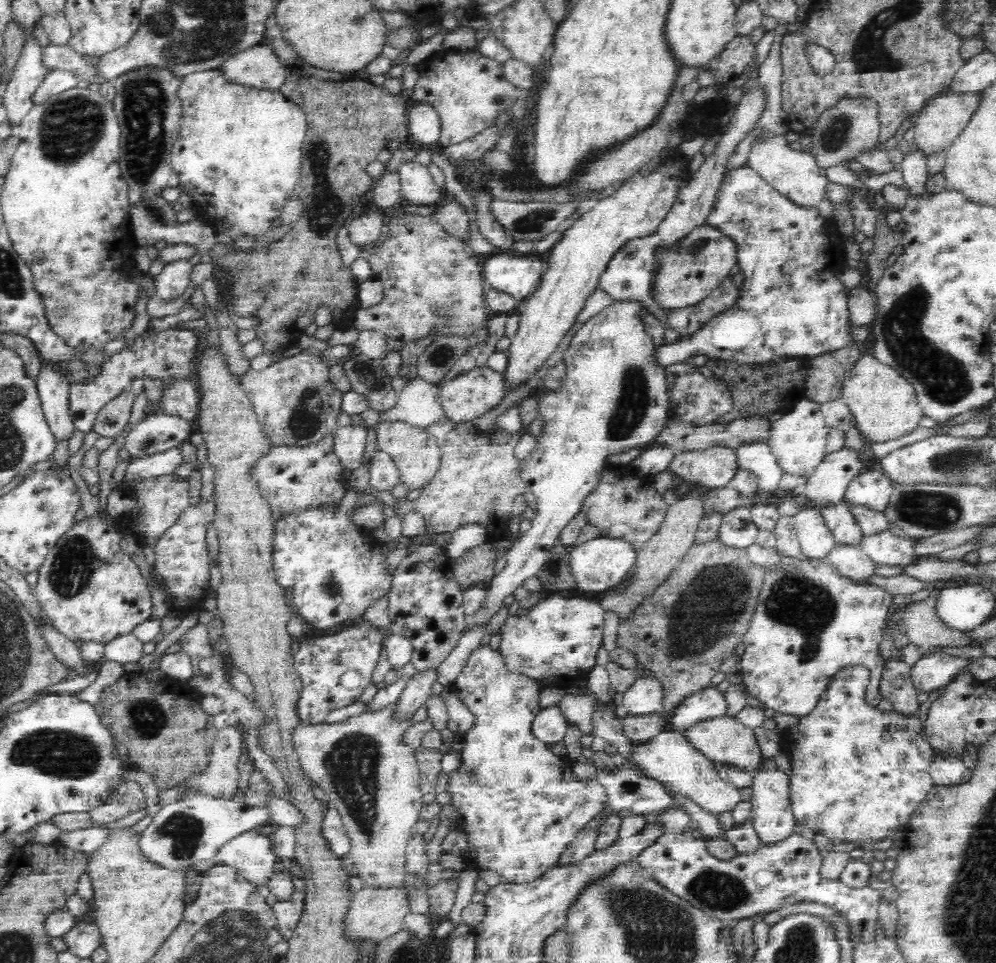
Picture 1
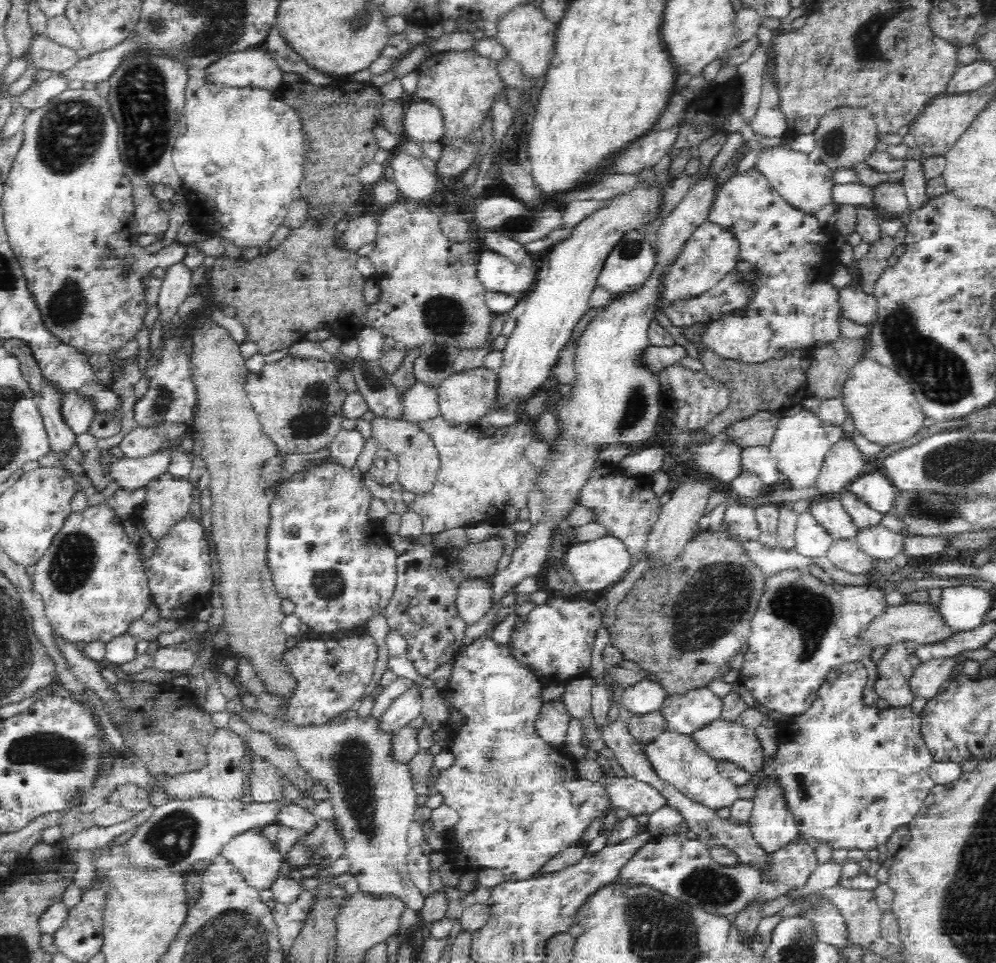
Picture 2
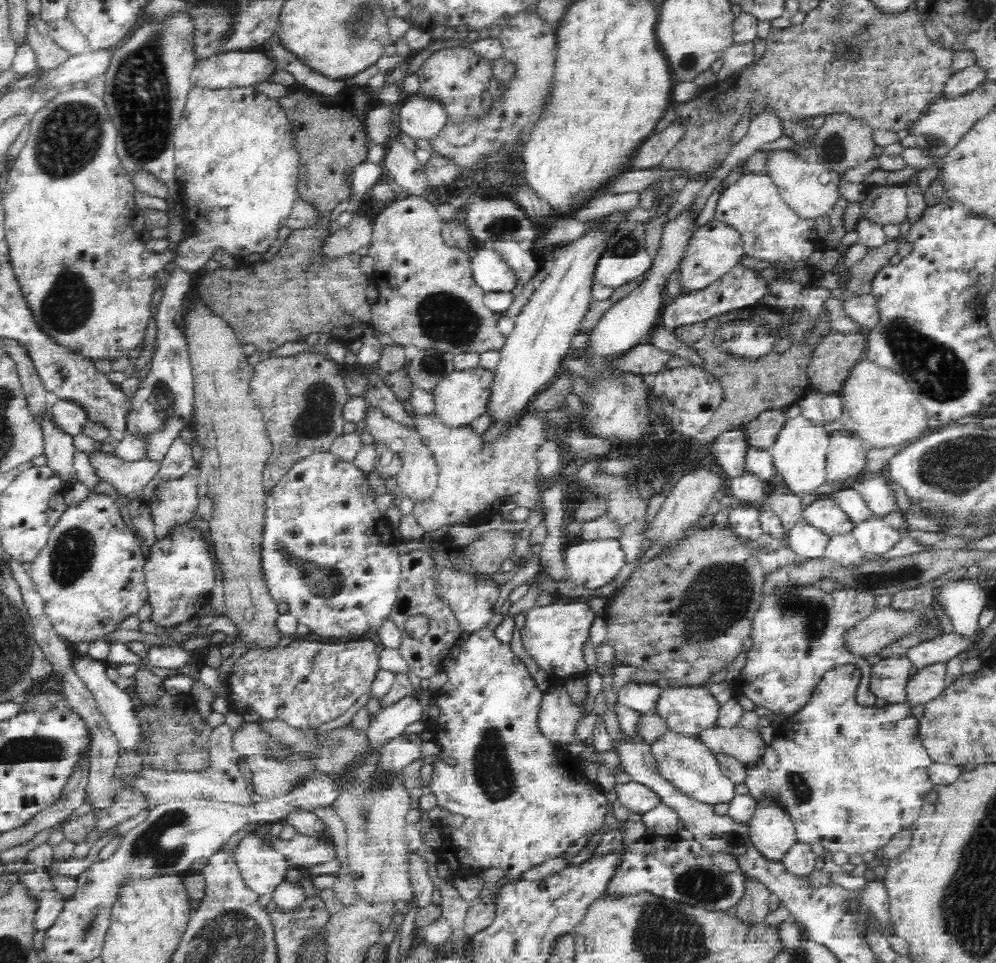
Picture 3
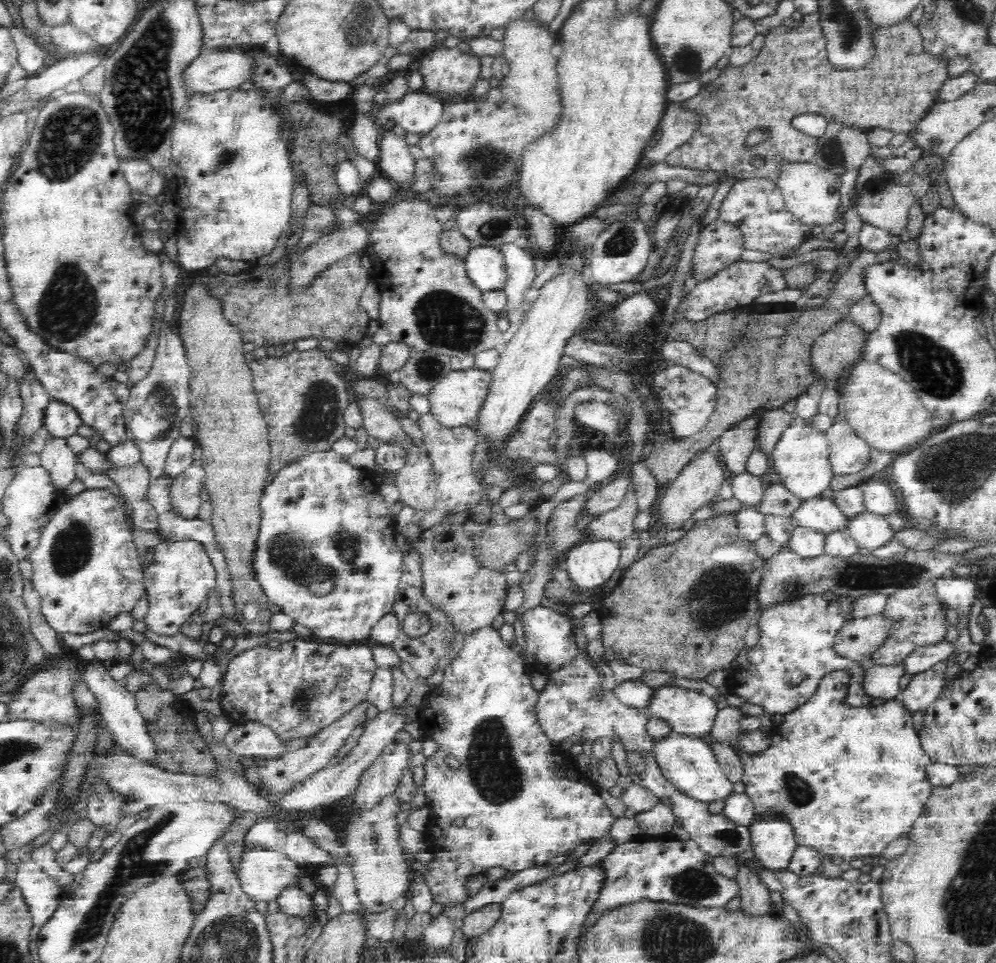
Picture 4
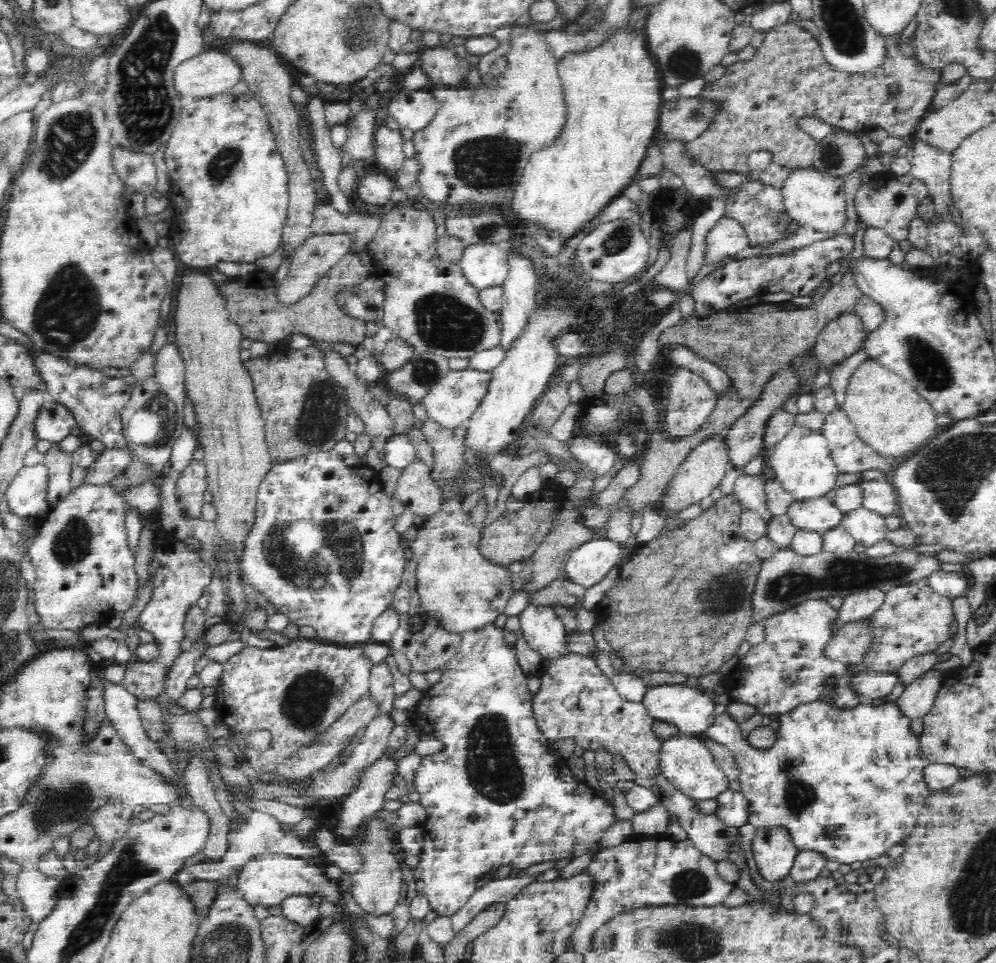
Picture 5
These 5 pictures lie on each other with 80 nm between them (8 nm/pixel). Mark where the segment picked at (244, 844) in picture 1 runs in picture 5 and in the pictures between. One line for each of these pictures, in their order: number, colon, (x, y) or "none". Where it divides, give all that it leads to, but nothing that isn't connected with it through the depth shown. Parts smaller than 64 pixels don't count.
2: (255, 857)
3: (262, 867)
4: (263, 873)
5: (267, 879)

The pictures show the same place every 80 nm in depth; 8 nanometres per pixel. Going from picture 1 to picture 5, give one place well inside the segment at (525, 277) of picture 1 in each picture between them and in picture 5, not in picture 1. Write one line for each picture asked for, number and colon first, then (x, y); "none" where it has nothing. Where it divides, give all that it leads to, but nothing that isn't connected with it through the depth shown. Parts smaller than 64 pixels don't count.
2: (496, 273)
3: (492, 274)
4: (486, 268)
5: (486, 266)

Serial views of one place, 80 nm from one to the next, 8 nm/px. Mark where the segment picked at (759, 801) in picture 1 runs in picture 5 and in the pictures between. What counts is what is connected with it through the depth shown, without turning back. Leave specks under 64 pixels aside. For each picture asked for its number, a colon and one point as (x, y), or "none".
2: (773, 825)
3: (771, 829)
4: (773, 840)
5: (773, 849)

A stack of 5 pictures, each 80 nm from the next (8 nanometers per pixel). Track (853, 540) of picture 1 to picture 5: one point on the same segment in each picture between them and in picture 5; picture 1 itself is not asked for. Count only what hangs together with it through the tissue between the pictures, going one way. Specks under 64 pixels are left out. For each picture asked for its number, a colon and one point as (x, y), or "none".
2: (830, 513)
3: (825, 514)
4: (822, 514)
5: (820, 515)

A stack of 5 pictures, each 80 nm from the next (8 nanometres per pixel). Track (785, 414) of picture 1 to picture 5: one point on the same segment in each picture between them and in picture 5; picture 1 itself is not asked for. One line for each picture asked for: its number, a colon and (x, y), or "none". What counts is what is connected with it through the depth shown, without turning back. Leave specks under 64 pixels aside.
2: (799, 444)
3: (799, 452)
4: (800, 457)
5: (802, 461)

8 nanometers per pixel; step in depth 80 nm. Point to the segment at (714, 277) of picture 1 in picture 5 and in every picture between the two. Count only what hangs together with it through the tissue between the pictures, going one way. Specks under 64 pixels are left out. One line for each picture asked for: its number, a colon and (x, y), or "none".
2: (711, 253)
3: (715, 249)
4: (720, 244)
5: (727, 238)

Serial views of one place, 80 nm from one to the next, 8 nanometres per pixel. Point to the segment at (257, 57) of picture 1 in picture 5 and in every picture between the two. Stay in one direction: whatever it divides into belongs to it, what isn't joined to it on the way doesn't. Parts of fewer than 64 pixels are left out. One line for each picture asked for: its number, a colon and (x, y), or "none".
2: (255, 68)
3: (233, 69)
4: (212, 71)
5: (209, 73)

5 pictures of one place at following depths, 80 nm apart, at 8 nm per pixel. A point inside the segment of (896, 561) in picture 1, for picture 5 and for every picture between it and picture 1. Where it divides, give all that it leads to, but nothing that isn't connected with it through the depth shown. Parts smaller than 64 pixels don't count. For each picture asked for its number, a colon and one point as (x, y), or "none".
2: (878, 542)
3: (875, 536)
4: (870, 531)
5: (867, 528)

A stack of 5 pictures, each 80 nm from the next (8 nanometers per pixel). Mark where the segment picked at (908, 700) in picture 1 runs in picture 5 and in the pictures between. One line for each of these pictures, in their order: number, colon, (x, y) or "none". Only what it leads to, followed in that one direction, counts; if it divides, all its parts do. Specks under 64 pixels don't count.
2: (894, 670)
3: (890, 676)
4: (881, 681)
5: (871, 684)

